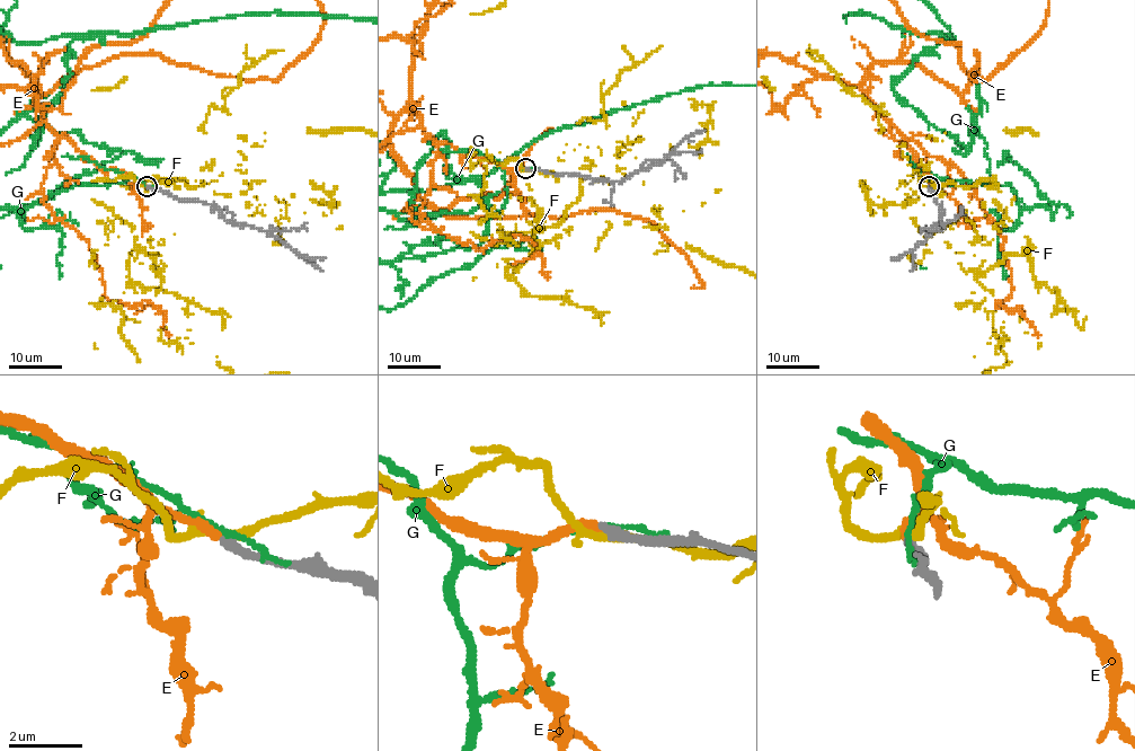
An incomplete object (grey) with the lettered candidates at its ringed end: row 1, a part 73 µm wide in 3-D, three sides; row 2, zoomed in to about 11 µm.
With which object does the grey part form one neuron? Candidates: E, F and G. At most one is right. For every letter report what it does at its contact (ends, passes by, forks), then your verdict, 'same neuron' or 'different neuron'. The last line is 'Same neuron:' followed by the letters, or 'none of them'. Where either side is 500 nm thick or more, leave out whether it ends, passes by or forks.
E: it ends there; same neuron
F: it forks there; different neuron
G: it ends there; different neuron
Same neuron: E

